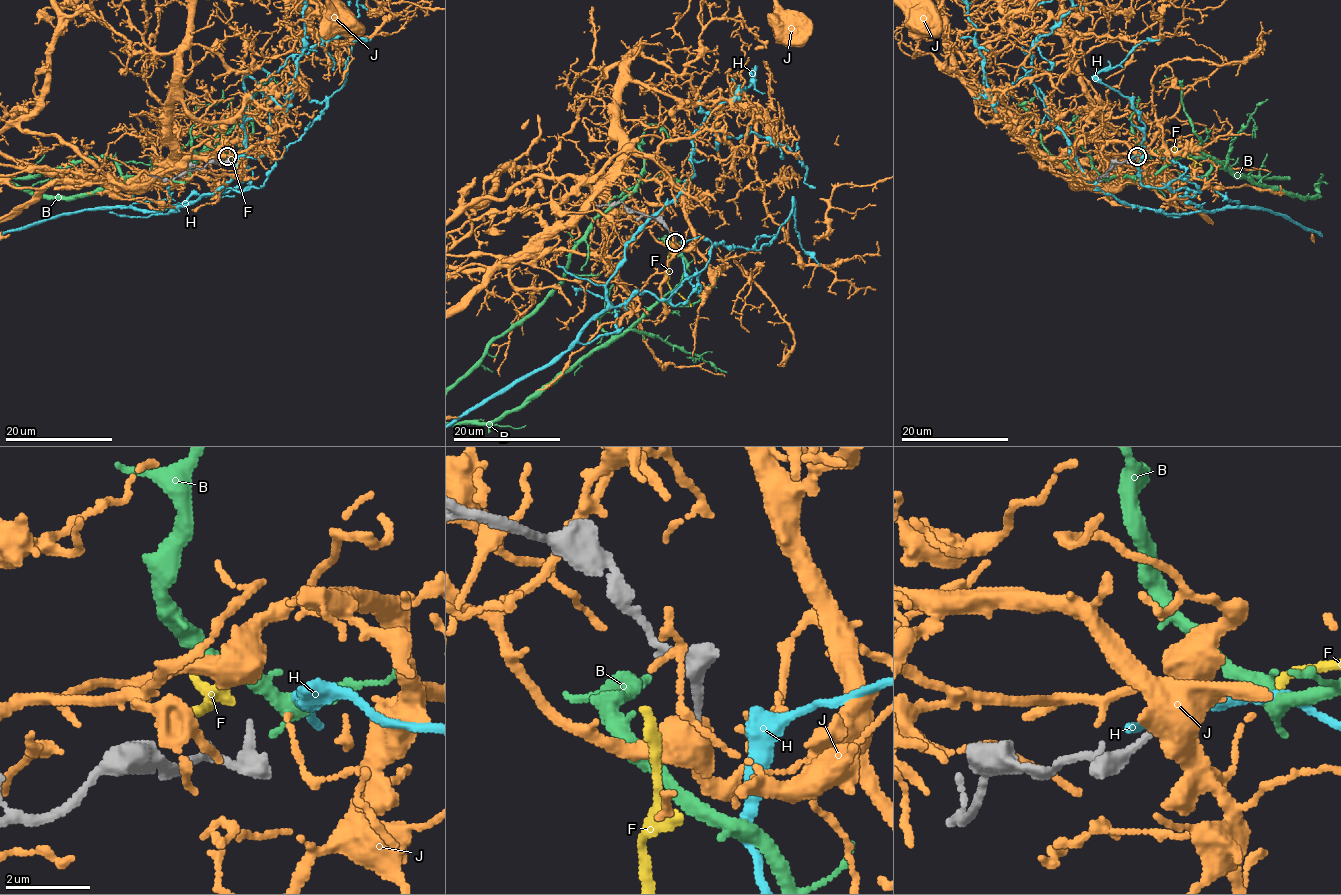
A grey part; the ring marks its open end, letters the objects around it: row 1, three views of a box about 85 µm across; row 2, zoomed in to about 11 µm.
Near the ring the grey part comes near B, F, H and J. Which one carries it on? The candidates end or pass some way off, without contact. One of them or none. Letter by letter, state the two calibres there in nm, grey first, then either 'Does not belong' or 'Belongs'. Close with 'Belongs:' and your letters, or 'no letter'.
B: Thickness 140 nm (grey) against 260 nm. Does not belong
F: Thickness 140 nm (grey) against 280 nm. Does not belong
H: Thickness 140 nm (grey) against 440 nm. Belongs
J: Thickness 140 nm (grey) against 480 nm. Does not belong
Belongs: H

